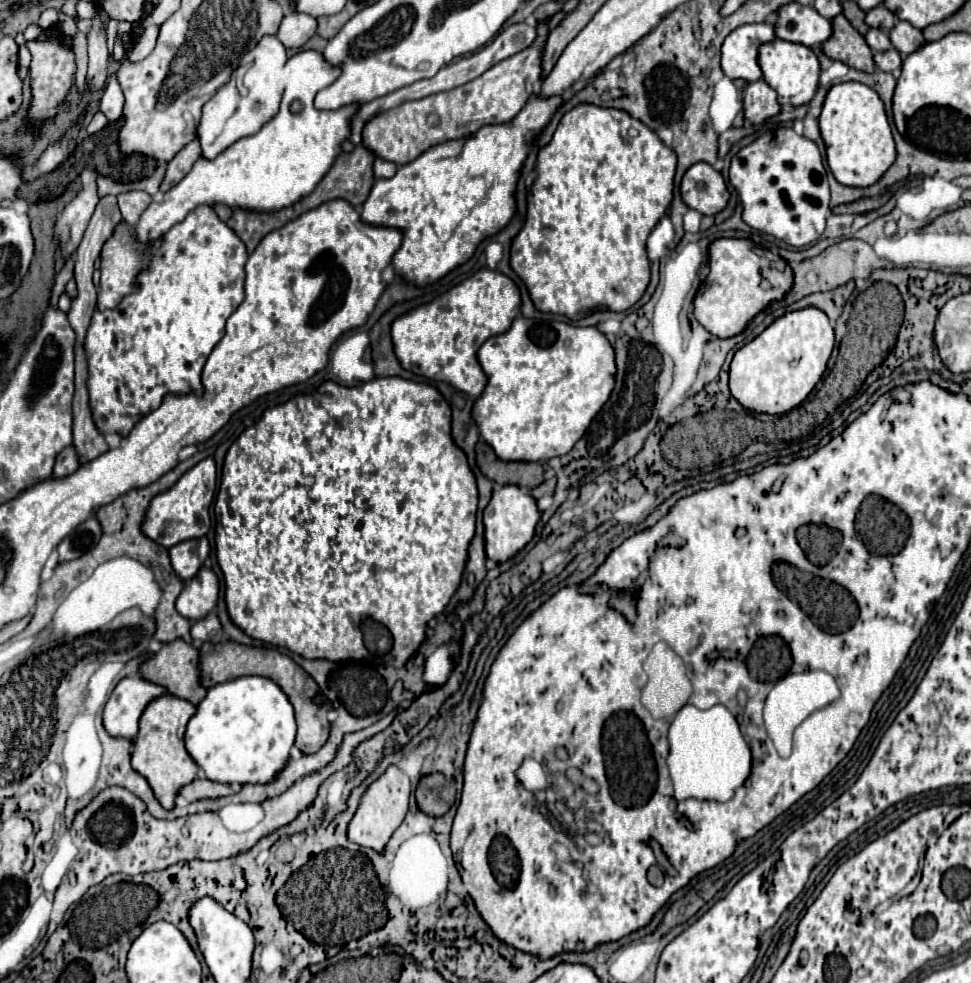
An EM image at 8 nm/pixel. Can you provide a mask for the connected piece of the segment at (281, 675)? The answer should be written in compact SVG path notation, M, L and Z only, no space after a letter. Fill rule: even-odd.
M221 641L221 643L203 643L199 647L199 681L205 689L219 685L223 681L231 681L243 675L261 675L271 681L275 681L281 691L289 697L293 709L295 709L295 721L297 721L297 737L295 747L301 749L301 753L315 753L319 751L327 737L329 737L329 721L327 711L331 709L329 701L321 695L317 683L287 655L265 649L265 647L249 647L235 641Z

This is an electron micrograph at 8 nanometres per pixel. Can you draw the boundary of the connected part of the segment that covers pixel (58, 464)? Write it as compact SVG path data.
M69 445L57 455L57 461L55 461L55 467L53 467L53 477L71 475L73 471L77 471L77 467L79 467L77 451L73 449L73 445Z

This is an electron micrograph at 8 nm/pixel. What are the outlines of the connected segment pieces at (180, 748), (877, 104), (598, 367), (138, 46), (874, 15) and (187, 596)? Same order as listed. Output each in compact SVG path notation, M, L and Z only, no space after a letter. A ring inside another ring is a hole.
M165 693L153 699L145 707L139 719L139 733L133 741L133 753L131 753L131 767L147 779L147 783L151 785L155 793L155 799L165 809L171 809L175 805L173 801L179 789L197 777L199 767L189 757L185 743L183 743L185 727L187 727L187 721L193 717L193 713L195 713L195 707L189 701L175 697L171 693Z
M859 81L833 85L823 101L819 115L819 129L825 141L827 165L835 179L849 187L873 185L895 161L895 143L885 115L883 101Z
M523 315L515 317L505 333L489 337L479 347L477 359L487 375L487 385L473 403L471 415L479 427L479 435L493 447L501 461L547 461L569 453L609 399L617 371L613 347L595 327L577 327L563 321L537 321Z
M147 23L143 35L141 35L141 37L135 41L135 45L129 49L127 59L129 59L129 61L141 61L141 59L145 59L145 57L155 49L157 33L159 33L159 25Z
M877 5L877 7L869 9L865 15L865 23L869 27L877 27L877 29L885 29L885 31L889 31L895 25L895 21L897 21L895 15L885 5Z
M201 567L199 573L185 583L183 591L175 601L175 607L183 617L195 621L203 619L207 613L213 611L213 607L217 605L217 597L219 597L219 581L215 573L211 569Z

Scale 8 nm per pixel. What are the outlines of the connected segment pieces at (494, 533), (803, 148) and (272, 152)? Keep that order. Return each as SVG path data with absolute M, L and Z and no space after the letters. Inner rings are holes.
M503 485L499 491L495 489L489 505L483 509L485 555L497 563L507 561L533 539L537 521L539 521L539 509L535 499L527 491L519 489L517 485Z
M791 127L767 131L739 149L729 165L729 183L741 199L741 219L751 229L769 233L793 247L815 243L823 235L829 211L829 183L821 153L813 141L797 135Z
M303 49L295 53L285 63L285 69L289 69L289 87L283 91L279 113L267 121L261 131L239 139L215 159L199 157L185 179L165 193L163 203L151 203L145 209L135 225L139 241L155 241L199 205L227 205L231 209L239 207L257 209L257 213L273 213L273 209L285 209L293 205L293 201L307 197L317 187L341 153L341 143L349 139L349 121L357 113L359 103L335 111L319 111L313 107L317 91L329 87L341 75L341 65L327 63L319 51ZM293 101L301 103L299 113L291 111Z

